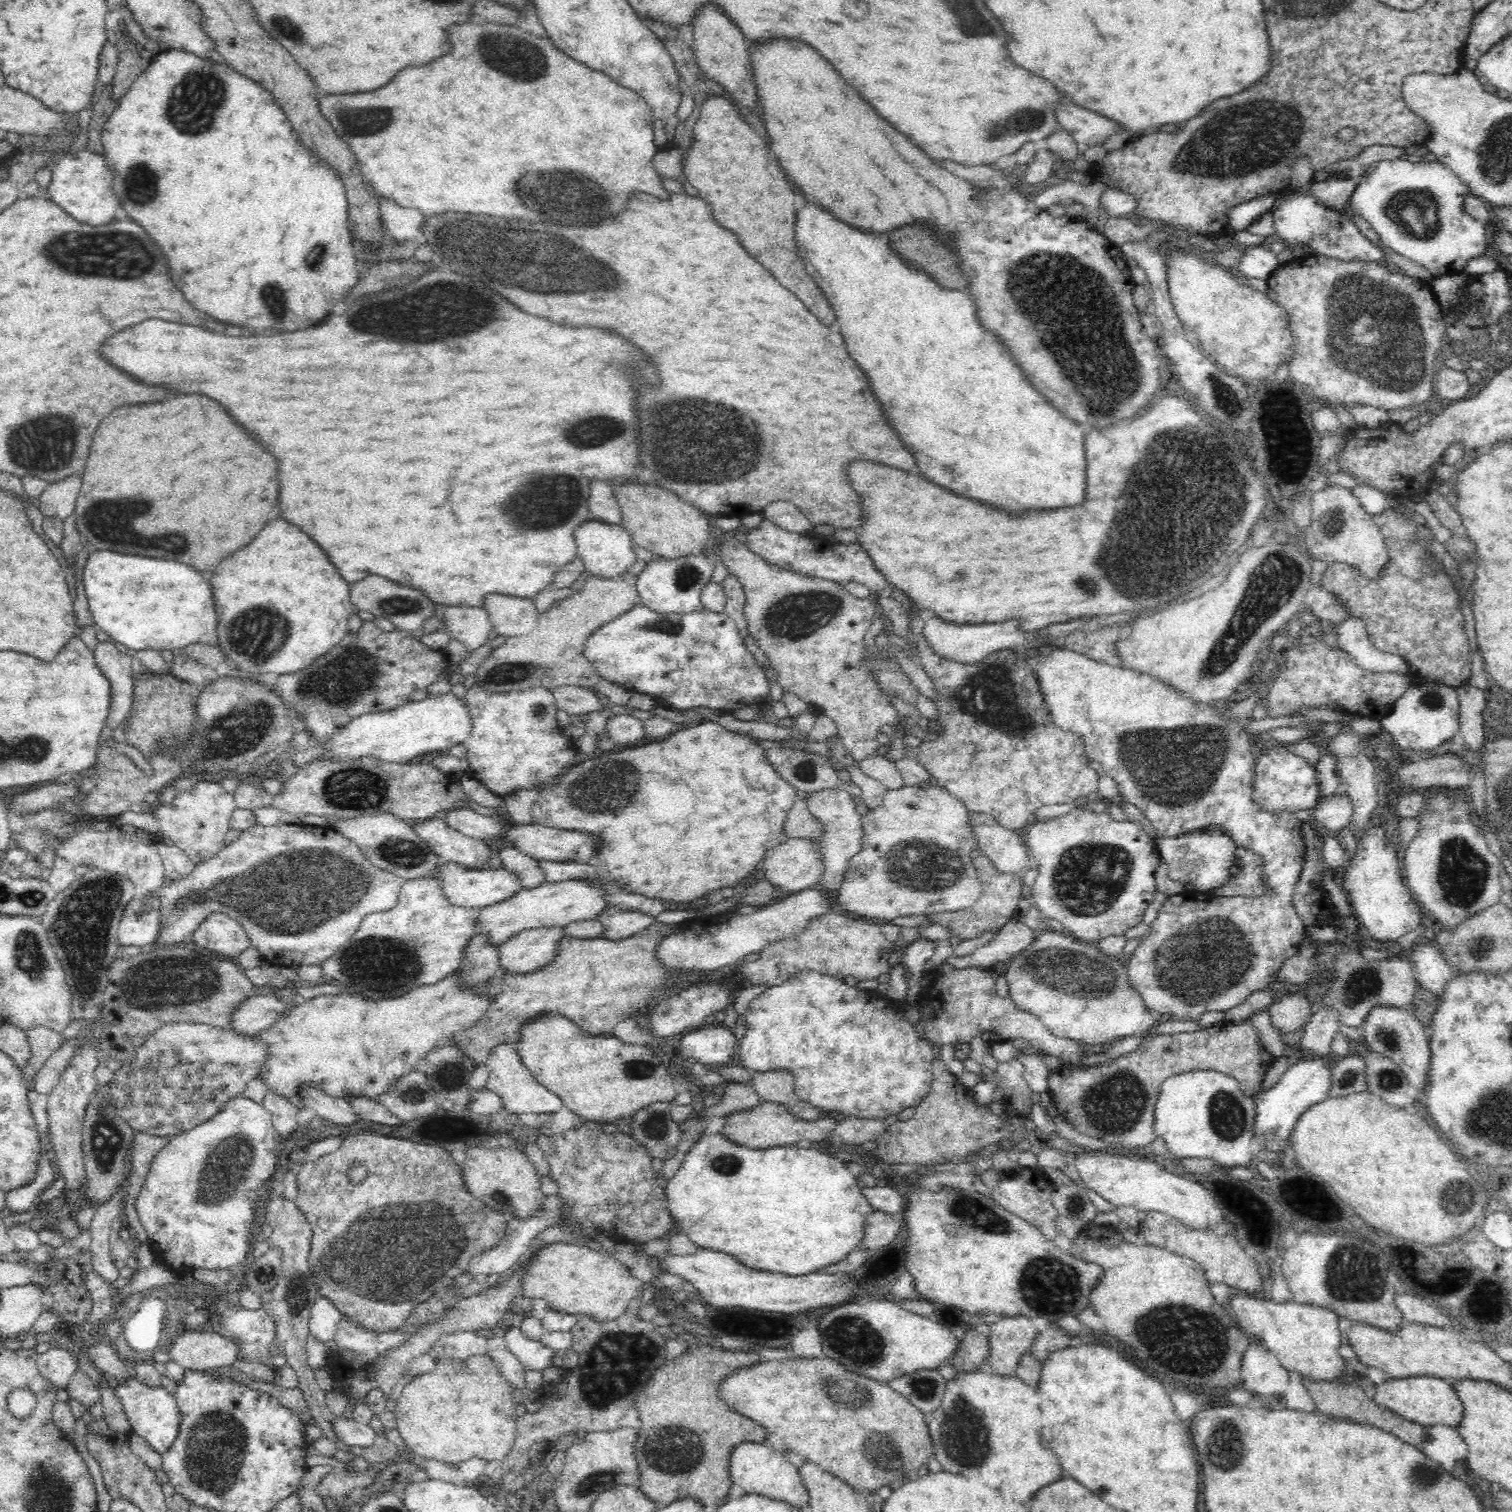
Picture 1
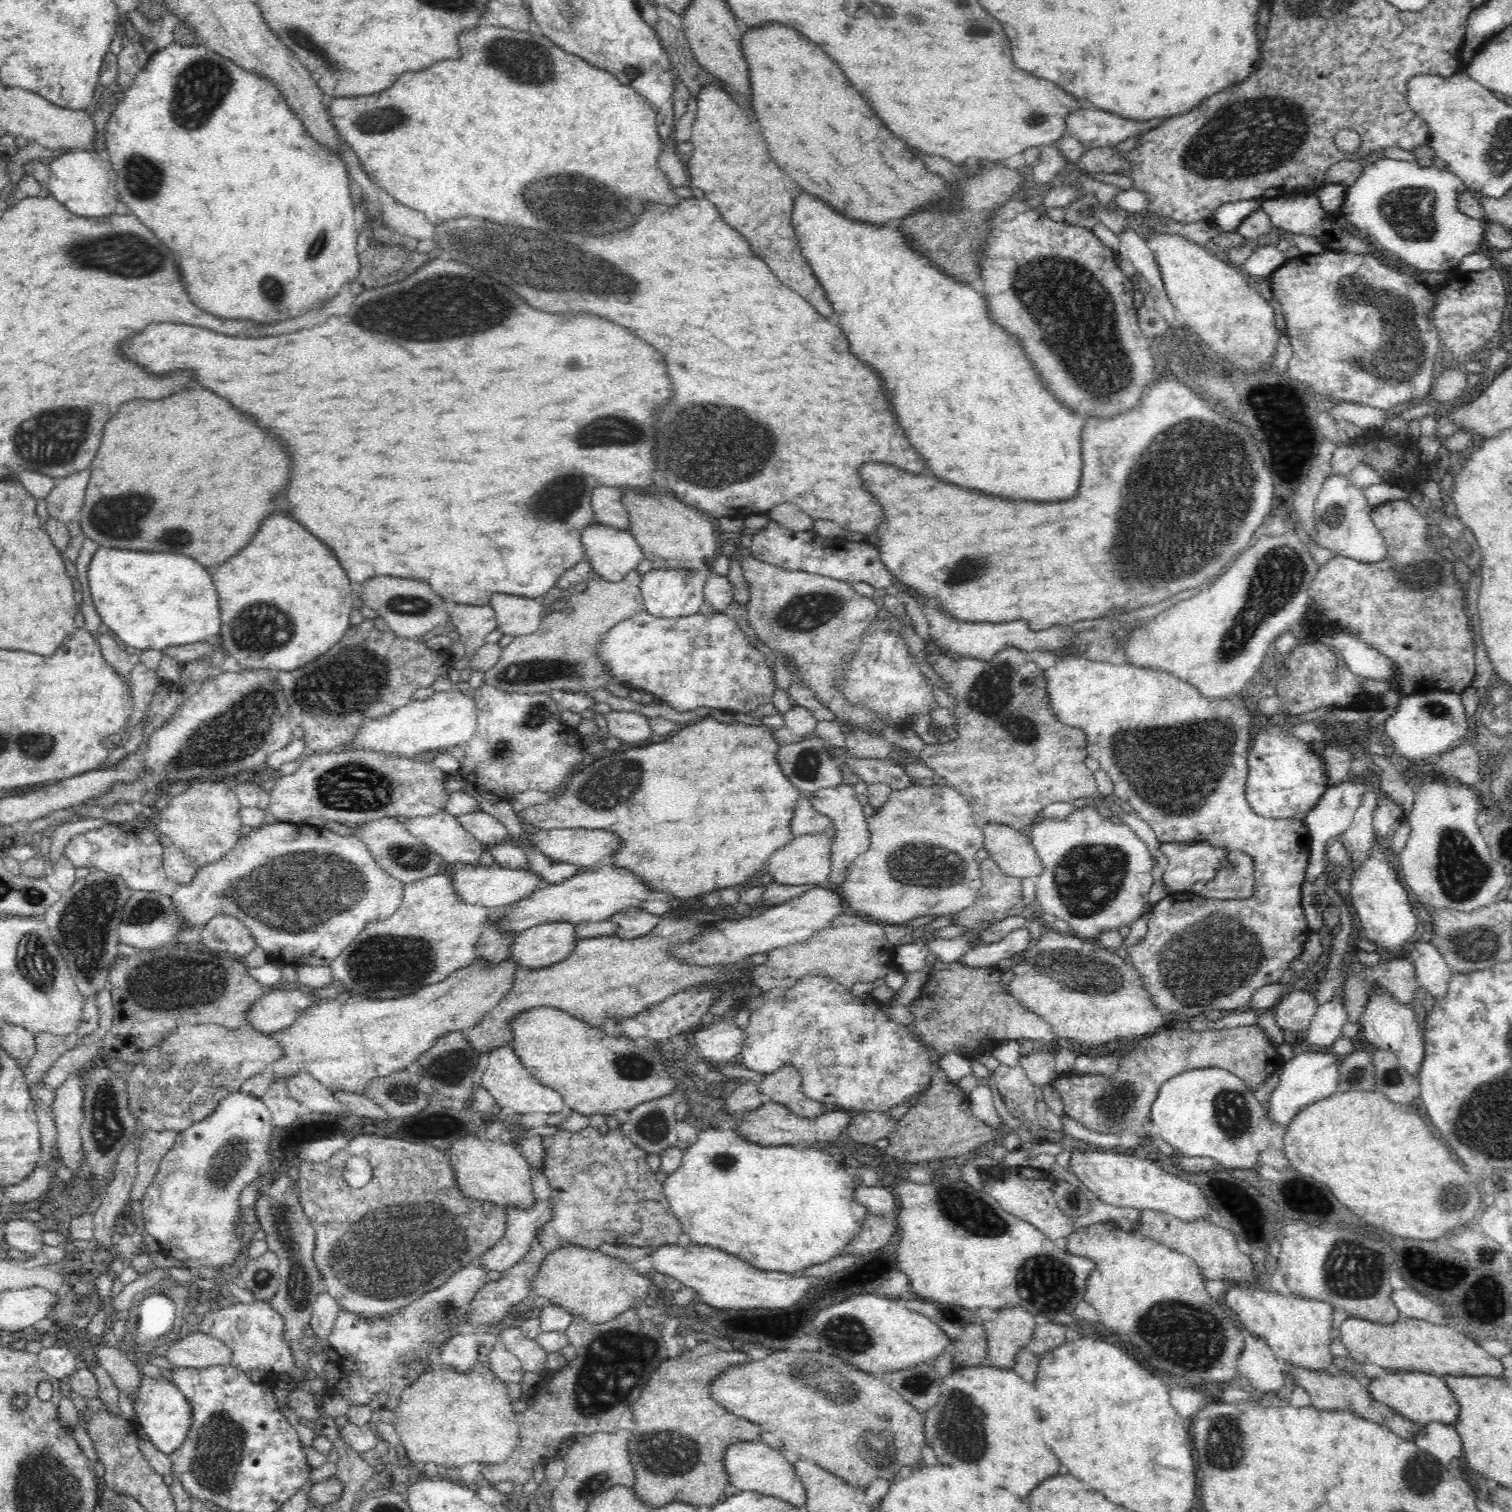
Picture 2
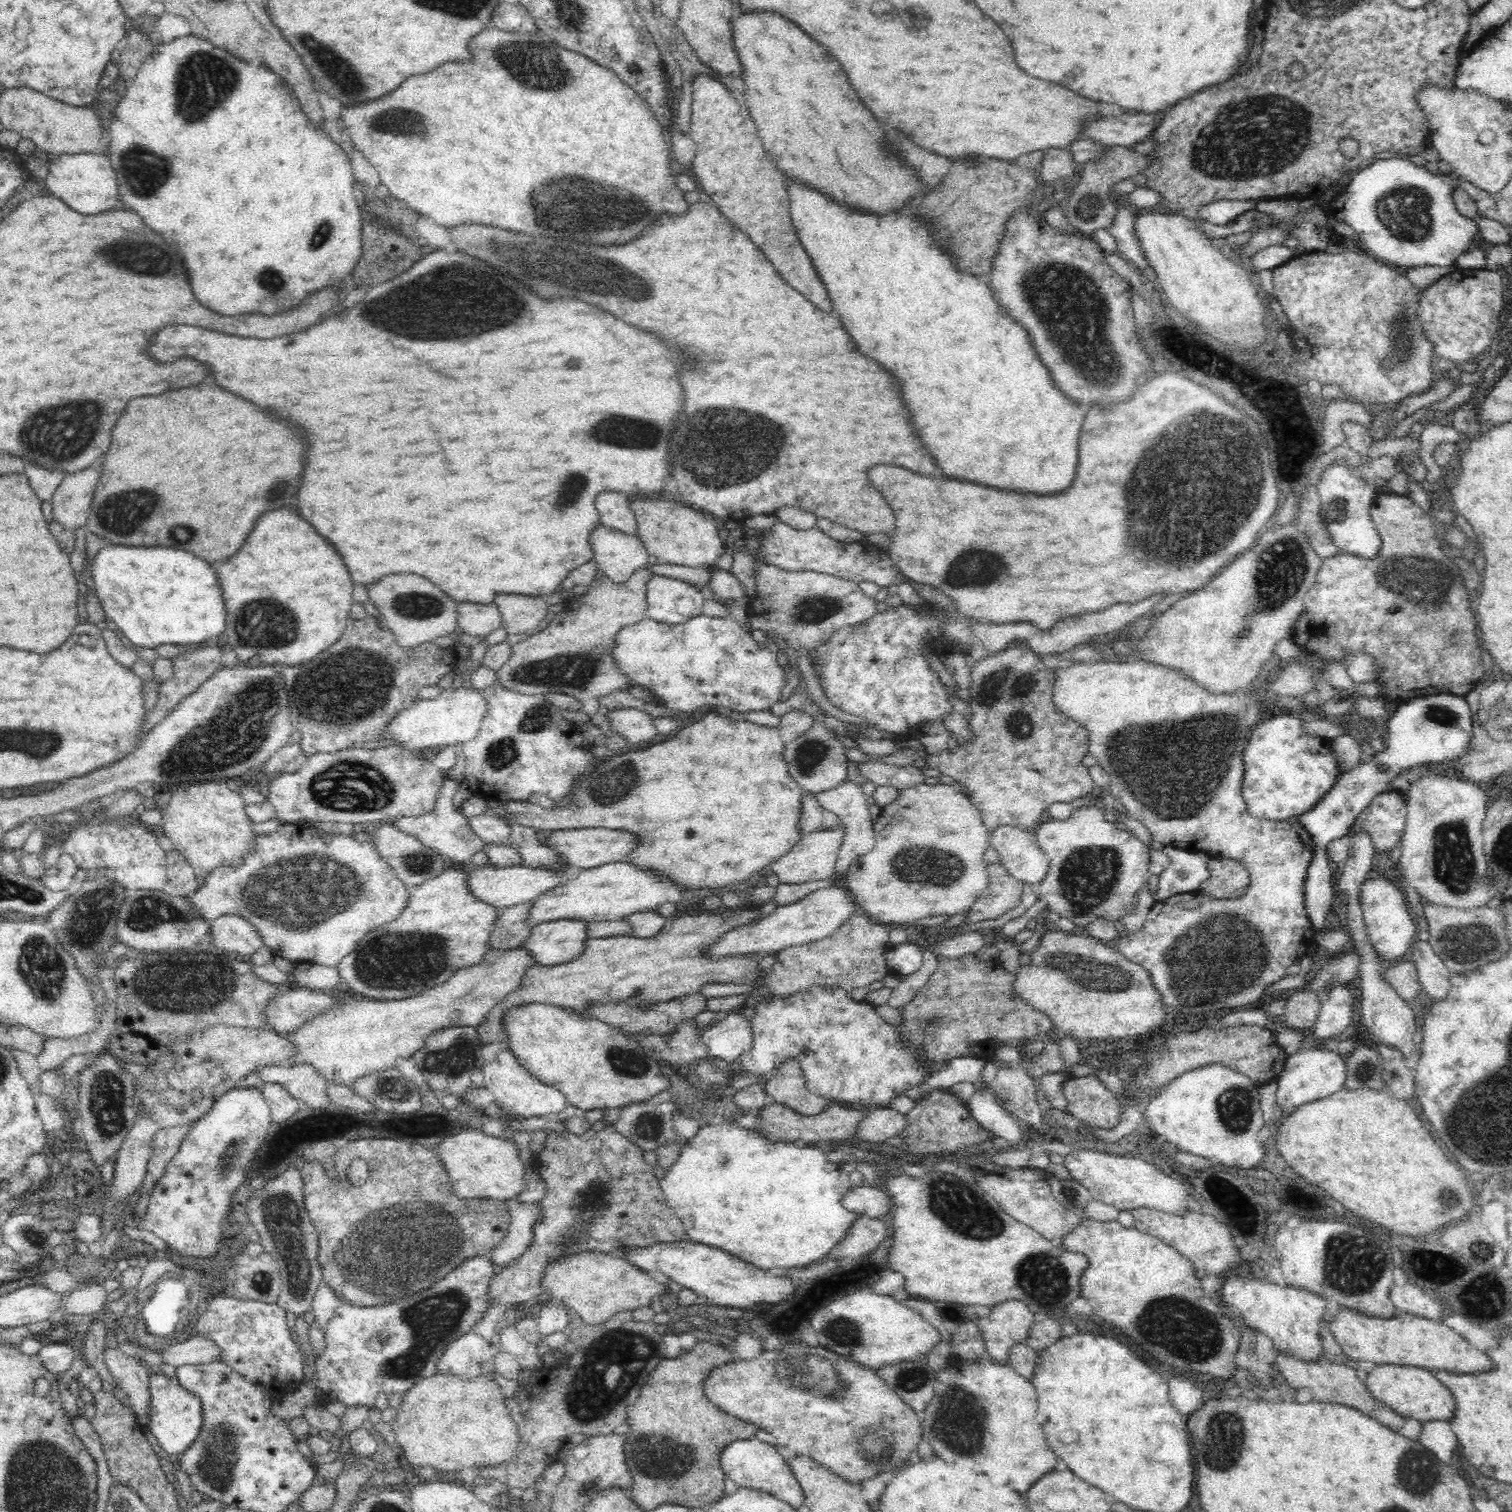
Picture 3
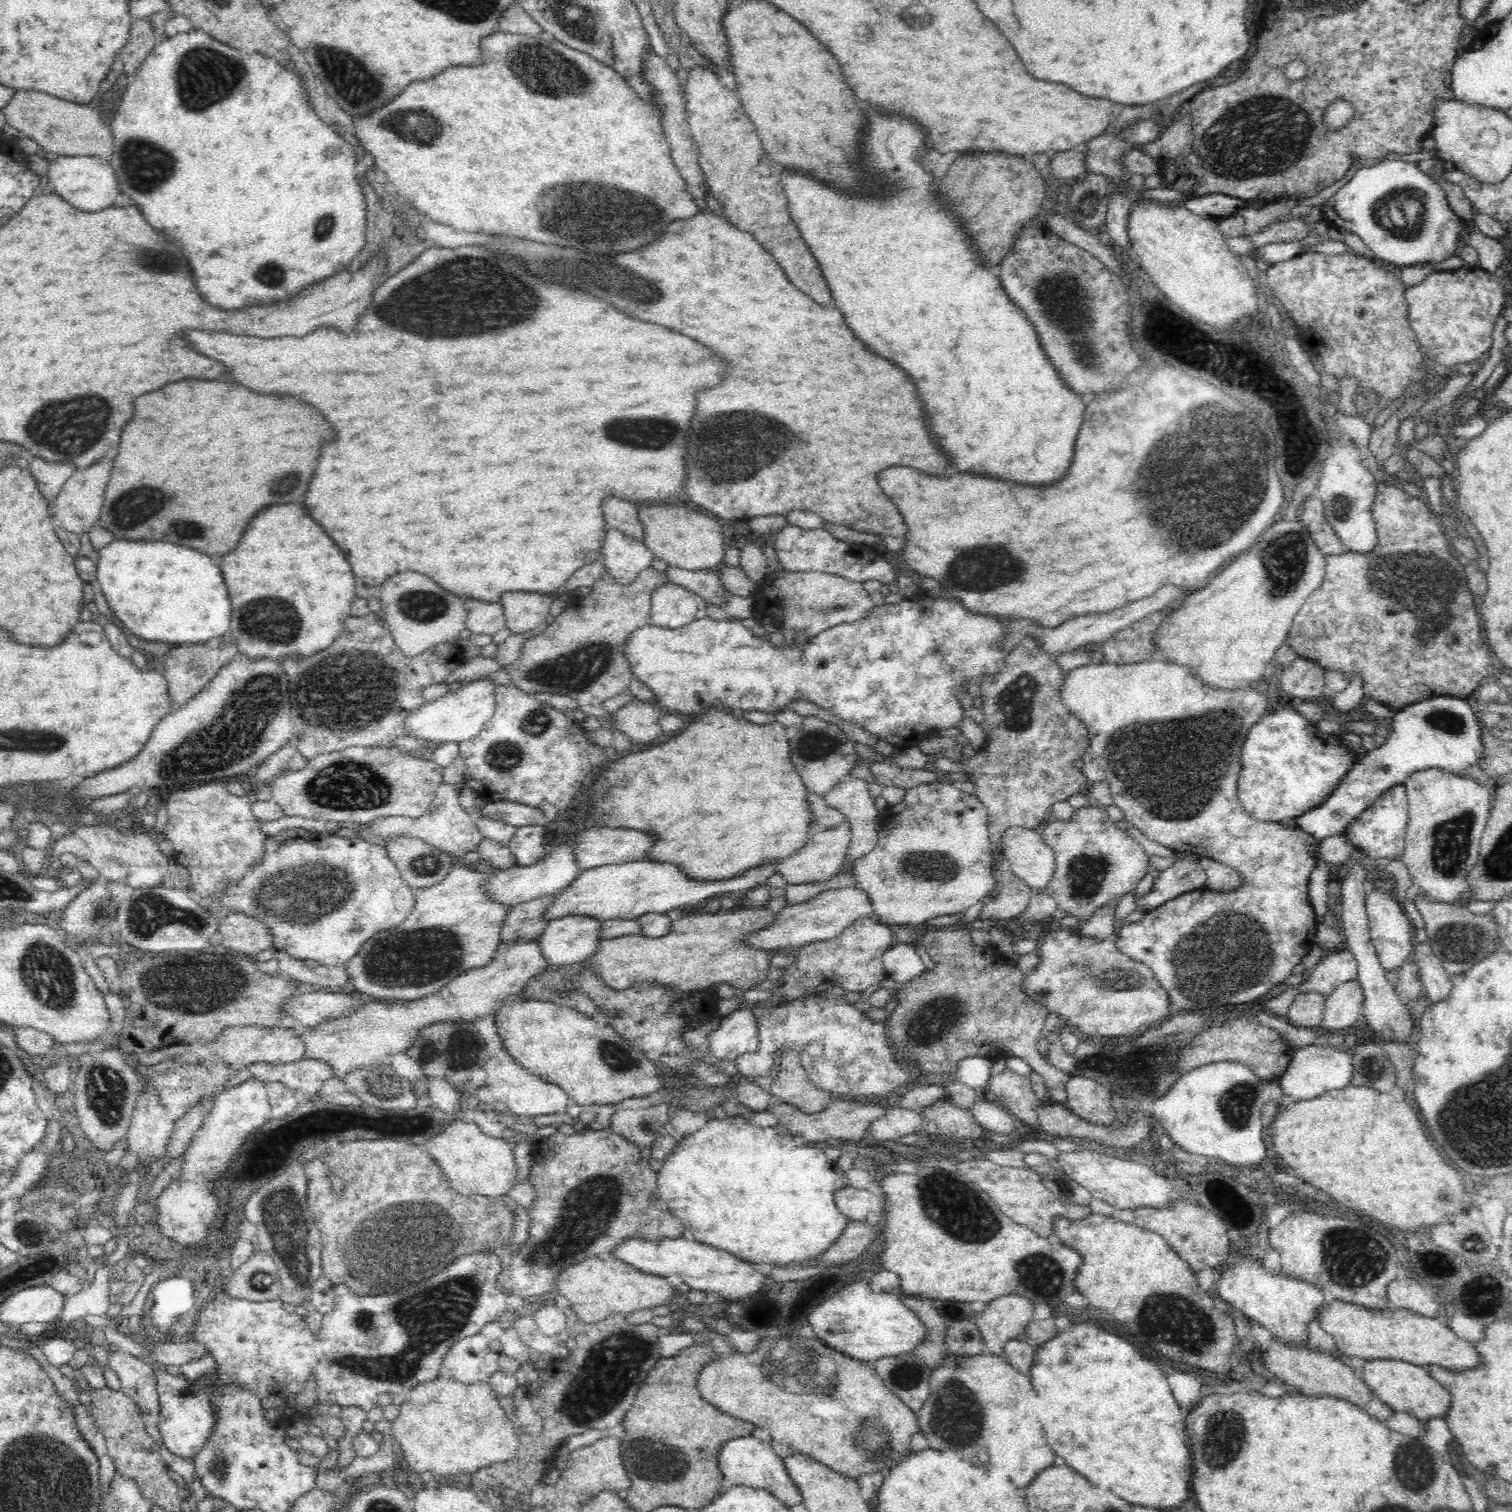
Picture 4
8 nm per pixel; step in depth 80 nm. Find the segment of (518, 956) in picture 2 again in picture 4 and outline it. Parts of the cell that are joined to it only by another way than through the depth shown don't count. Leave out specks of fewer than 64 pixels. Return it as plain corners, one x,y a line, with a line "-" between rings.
584,916
551,920
538,938
546,964
558,967
585,962
598,950
601,927
601,922
596,918

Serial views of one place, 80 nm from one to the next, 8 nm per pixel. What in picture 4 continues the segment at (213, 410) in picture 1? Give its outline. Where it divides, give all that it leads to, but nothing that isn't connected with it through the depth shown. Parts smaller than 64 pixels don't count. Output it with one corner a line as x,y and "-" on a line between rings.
192,378
192,380
178,380
172,384
166,384
160,390
144,394
136,400
136,416
122,432
122,446
120,446
118,456
114,456
114,468
110,472
110,482
104,494
105,504
96,525
108,530
116,539
150,540
154,538
154,540
166,540
166,542
174,542
182,546
192,546
210,556
228,554
228,550
236,548
238,538
242,538
248,522
256,516
258,510
270,504
286,504
286,502
304,500
310,480
314,478
314,470
318,466
320,450
332,436
334,436
332,426
324,420
324,416
316,408
302,404
300,400
290,398
290,396
258,394
254,390
248,390
246,386
218,382
218,380
194,380

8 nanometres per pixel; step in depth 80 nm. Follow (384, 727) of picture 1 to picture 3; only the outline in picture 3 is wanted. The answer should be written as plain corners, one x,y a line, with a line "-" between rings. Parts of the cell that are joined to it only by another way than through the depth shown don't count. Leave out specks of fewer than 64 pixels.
475,687
444,689
434,699
420,699
416,704
402,710
384,728
382,739
393,738
400,746
408,747
412,752
435,746
460,746
463,742
470,742
478,736
486,710
488,710
488,701
482,695
482,690

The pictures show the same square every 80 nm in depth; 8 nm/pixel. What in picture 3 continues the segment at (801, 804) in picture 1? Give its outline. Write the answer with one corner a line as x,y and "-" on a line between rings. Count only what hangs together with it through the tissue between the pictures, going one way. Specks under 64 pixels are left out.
805,793
800,814
800,833
806,837
819,830
832,830
840,824
838,815
820,806
814,794

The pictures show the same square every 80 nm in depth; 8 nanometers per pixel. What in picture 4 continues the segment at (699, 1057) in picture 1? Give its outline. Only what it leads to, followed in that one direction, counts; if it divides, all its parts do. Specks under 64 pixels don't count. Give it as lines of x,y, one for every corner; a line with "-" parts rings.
736,1009
724,1015
719,1026
710,1032
711,1054
724,1060
736,1060
740,1055
758,1050
758,1019
752,1009

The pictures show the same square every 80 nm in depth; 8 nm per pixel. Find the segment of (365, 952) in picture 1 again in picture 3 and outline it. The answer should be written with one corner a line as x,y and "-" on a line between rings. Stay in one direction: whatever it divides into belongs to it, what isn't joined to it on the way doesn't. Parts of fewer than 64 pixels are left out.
451,865
445,870
445,872
434,878
433,880
426,880
423,884
420,884
418,887
409,888
409,902
408,906
402,912
398,921
392,922
390,926
384,926
384,928
378,928
378,930
374,930
372,934
366,934
358,944
356,944
356,948
348,954
348,956
344,956
342,960
340,960
340,964
338,964
338,971
340,971
340,977
342,977
342,981
346,982
350,988
350,994
356,997
370,998
378,1001
390,1001
390,1000
403,1000
406,998
411,998
417,996
418,994
424,993
427,989
432,988
434,986
438,986
438,984
442,984
446,982
449,978
452,978
454,972
460,970
462,968
466,968
469,966
474,966
478,964
478,962
482,962
482,958
484,958
484,954
488,952
488,940
490,940
491,935
493,934
495,923
497,922
497,914
496,910
498,909
495,906
490,904
486,904
486,902
481,902
472,894
469,888
469,870
465,868
453,868

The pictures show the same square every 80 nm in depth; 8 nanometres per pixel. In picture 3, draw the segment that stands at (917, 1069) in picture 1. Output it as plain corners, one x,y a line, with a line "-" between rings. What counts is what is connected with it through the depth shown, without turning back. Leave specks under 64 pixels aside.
812,986
810,991
801,991
793,996
774,996
758,1003
754,1009
755,1015
750,1019
752,1048
738,1058
743,1074
769,1077
788,1056
796,1056
804,1070
806,1086
812,1093
816,1092
829,1102
834,1100
845,1106
865,1108
868,1104
874,1104
876,1108
882,1108
888,1107
893,1098
906,1090
923,1084
932,1070
921,1060
921,1052
901,1041
899,1029
886,1023
876,1013
875,1005
852,1000
840,986

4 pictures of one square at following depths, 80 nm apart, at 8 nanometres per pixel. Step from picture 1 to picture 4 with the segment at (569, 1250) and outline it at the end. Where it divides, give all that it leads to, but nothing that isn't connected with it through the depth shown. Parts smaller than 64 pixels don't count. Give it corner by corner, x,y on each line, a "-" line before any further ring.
594,1256
572,1264
556,1276
554,1284
554,1292
568,1299
571,1310
585,1324
600,1322
614,1312
627,1315
661,1304
670,1305
678,1296
675,1287
672,1287
665,1277
643,1273
610,1256

